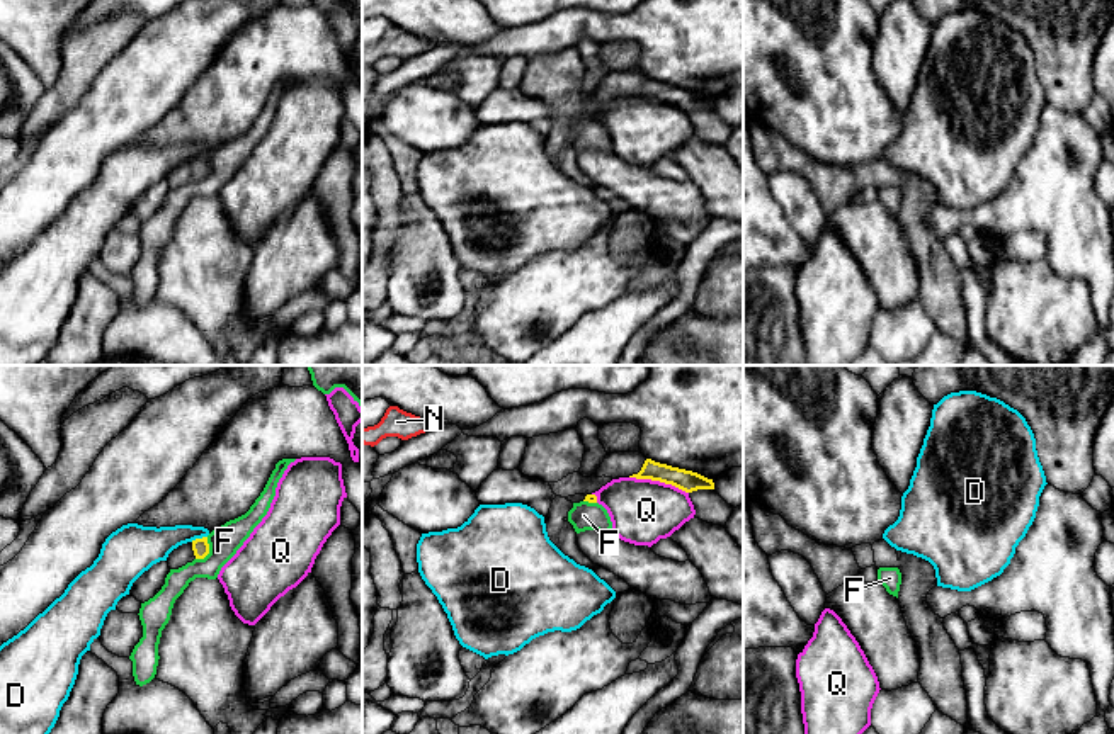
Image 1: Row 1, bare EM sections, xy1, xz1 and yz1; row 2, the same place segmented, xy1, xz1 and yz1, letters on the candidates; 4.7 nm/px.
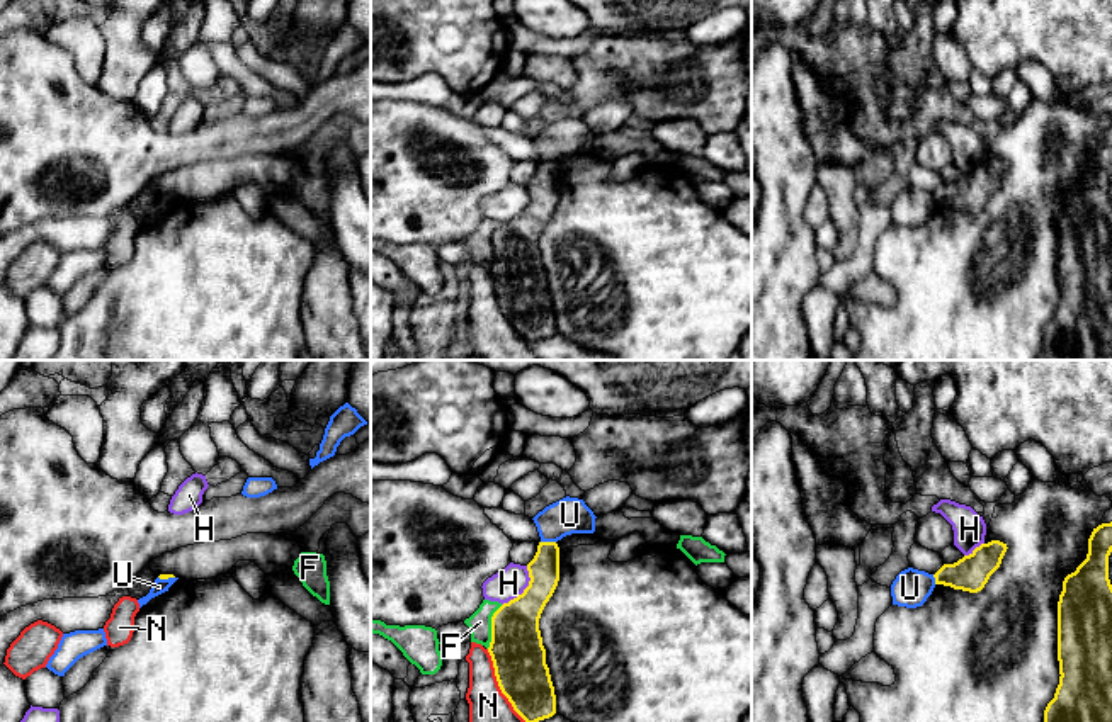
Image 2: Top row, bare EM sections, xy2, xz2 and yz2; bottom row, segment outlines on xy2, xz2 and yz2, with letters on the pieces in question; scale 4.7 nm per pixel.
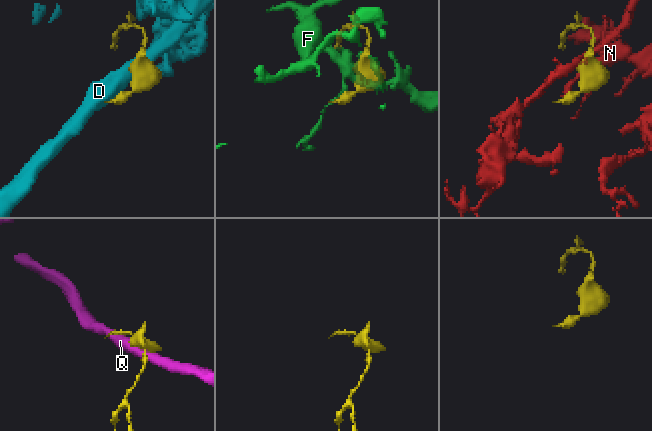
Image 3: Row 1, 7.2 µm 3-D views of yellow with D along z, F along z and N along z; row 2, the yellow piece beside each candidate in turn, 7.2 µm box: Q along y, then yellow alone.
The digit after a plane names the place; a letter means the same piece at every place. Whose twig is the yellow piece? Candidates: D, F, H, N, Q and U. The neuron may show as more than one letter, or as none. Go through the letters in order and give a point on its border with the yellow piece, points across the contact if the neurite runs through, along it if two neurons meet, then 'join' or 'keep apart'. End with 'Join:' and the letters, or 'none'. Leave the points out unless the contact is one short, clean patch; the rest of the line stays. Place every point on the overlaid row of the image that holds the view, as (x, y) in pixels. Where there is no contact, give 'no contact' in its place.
D: meets yellow in xy1 at (198, 539); keep apart
F: meets yellow in xz2 at (492, 627); keep apart
H: meets yellow in xz2 at (524, 590); border along xz2 (527, 566), (529, 585), (502, 605); keep apart
N: meets yellow in xz2 at (499, 685); keep apart
Q: meets yellow in xz1 at (659, 479); keep apart
U: meets yellow in xz2 at (548, 542); border along xz2 (541, 541), (555, 542); keep apart
Join: none

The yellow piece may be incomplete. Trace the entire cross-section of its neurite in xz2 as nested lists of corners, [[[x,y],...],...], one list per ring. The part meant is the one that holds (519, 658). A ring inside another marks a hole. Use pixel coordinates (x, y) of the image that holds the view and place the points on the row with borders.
[[[539,542],[527,564],[529,586],[491,617],[488,652],[502,693],[525,722],[556,714],[556,695],[539,630],[541,613],[559,581],[559,547]]]

